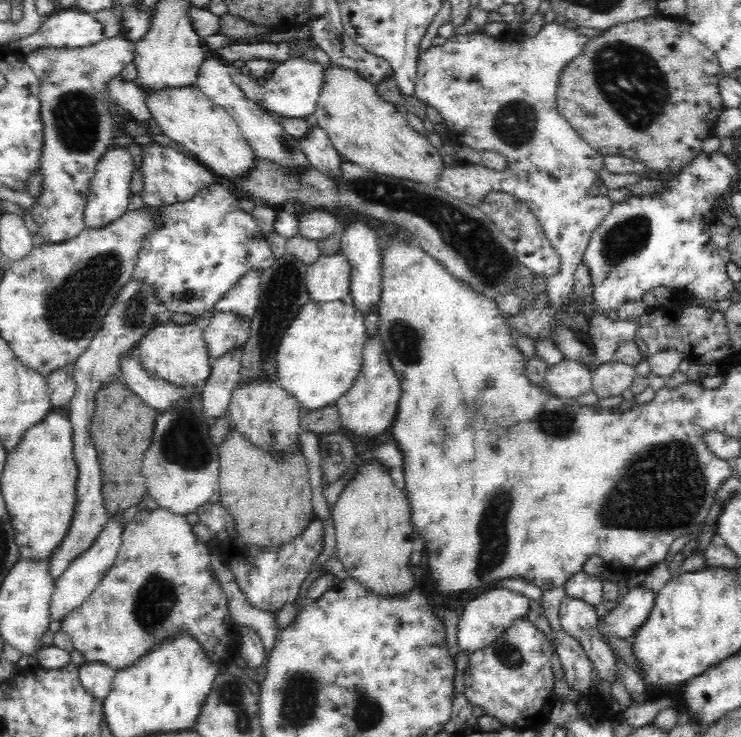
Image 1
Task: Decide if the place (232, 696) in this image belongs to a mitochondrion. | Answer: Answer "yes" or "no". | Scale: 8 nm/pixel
yes

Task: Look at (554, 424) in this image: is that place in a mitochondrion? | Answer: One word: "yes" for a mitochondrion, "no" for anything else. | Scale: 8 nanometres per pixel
yes

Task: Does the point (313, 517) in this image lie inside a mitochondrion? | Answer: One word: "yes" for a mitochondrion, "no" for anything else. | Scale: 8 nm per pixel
no

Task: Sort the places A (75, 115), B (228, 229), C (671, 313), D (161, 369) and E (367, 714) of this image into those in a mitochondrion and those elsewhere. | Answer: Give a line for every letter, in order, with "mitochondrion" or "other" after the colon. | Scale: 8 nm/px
A: mitochondrion
B: other
C: other
D: other
E: mitochondrion

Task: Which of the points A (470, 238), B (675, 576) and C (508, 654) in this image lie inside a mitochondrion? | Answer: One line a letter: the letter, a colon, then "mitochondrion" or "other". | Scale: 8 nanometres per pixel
A: mitochondrion
B: other
C: mitochondrion

